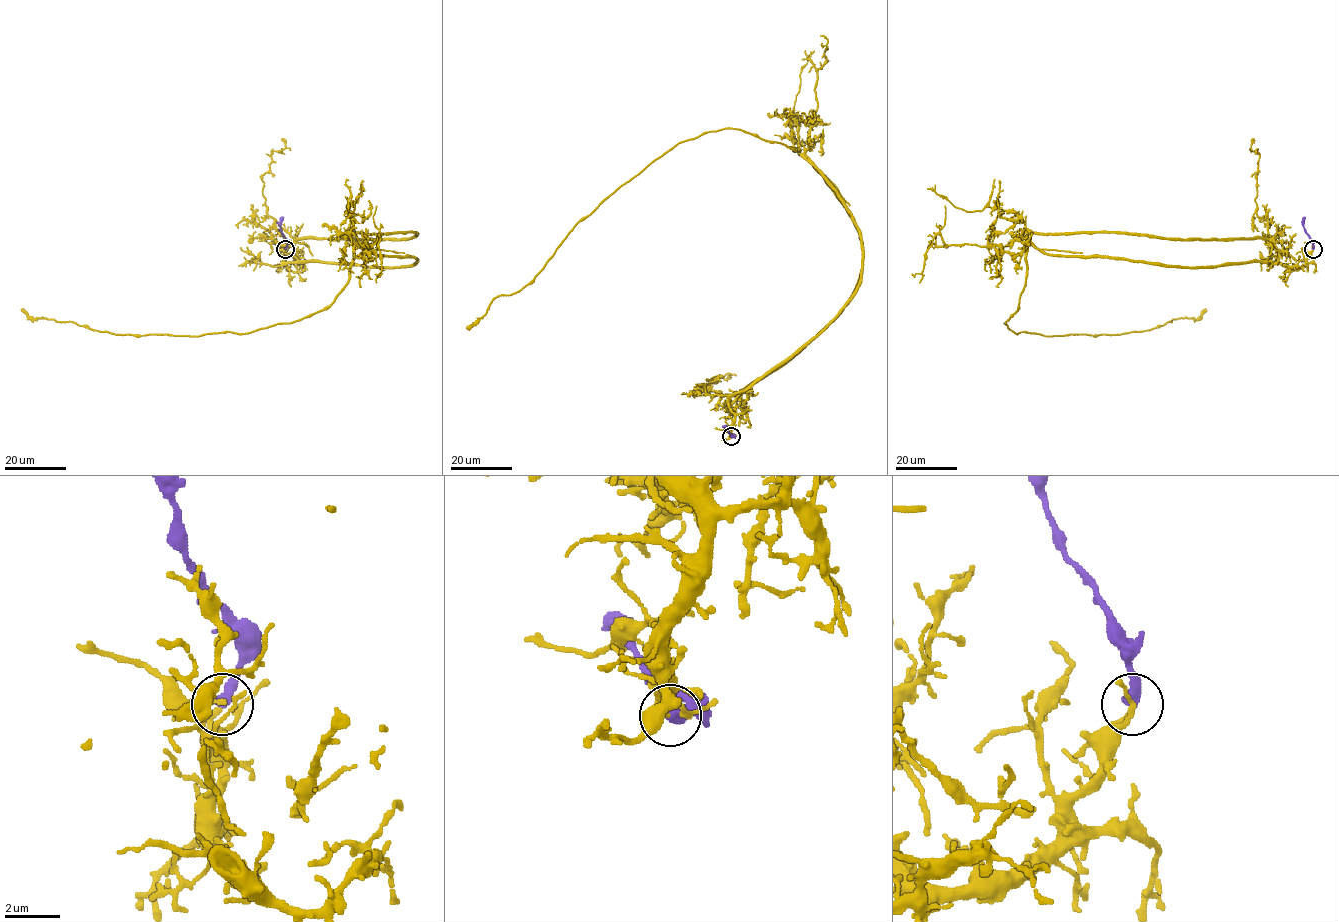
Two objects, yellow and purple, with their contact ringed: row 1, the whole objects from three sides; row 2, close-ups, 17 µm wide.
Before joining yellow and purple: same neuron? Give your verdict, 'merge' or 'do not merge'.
do not merge

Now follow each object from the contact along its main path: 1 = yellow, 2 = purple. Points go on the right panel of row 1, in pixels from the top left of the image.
1: (1313, 249), (1294, 269), (1190, 267), (1053, 256), (1031, 242), (1108, 232), (1272, 245), (1256, 214), (1255, 140)
2: (1313, 248), (1304, 227), (1304, 216)

